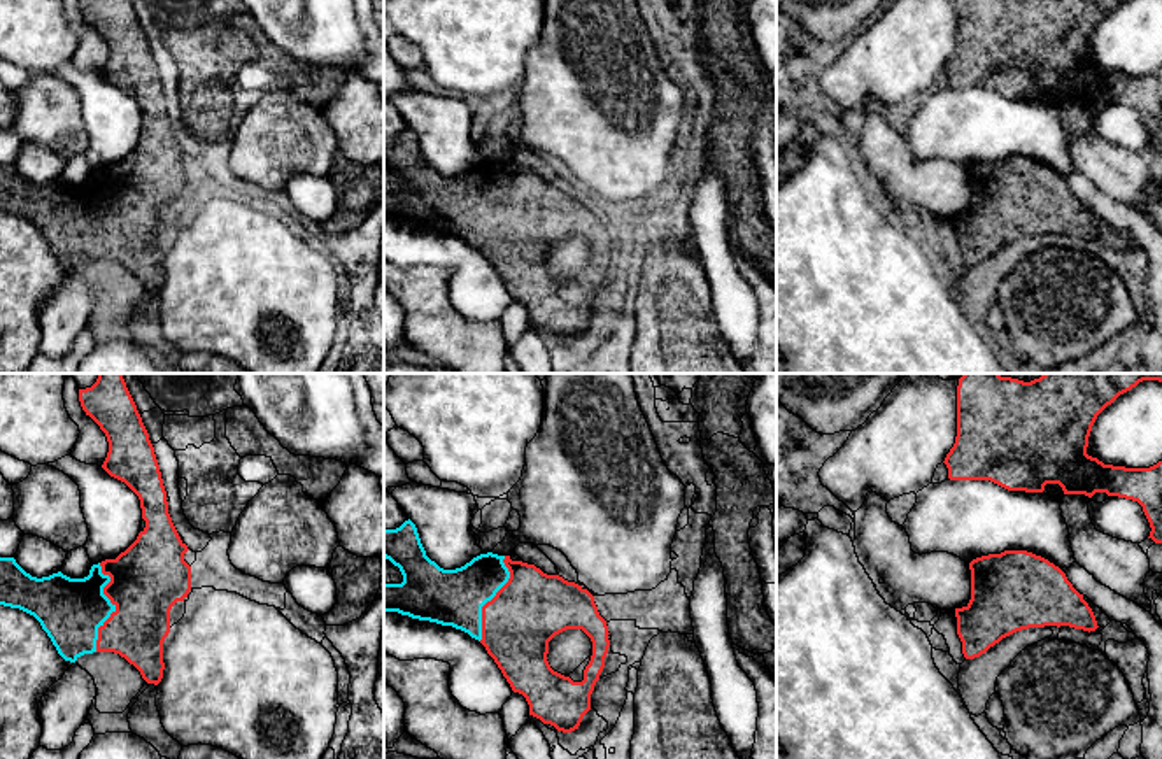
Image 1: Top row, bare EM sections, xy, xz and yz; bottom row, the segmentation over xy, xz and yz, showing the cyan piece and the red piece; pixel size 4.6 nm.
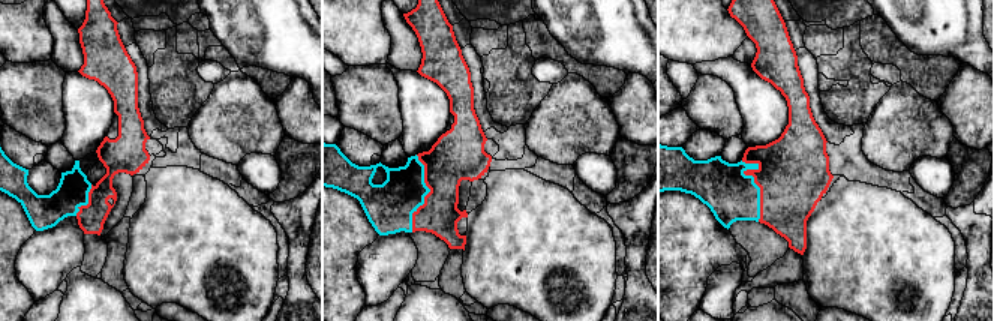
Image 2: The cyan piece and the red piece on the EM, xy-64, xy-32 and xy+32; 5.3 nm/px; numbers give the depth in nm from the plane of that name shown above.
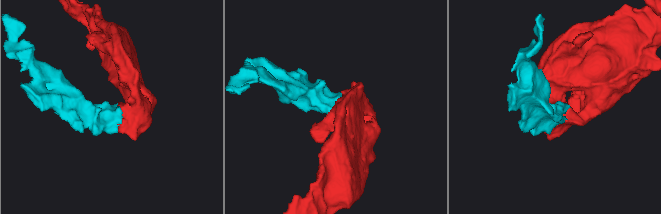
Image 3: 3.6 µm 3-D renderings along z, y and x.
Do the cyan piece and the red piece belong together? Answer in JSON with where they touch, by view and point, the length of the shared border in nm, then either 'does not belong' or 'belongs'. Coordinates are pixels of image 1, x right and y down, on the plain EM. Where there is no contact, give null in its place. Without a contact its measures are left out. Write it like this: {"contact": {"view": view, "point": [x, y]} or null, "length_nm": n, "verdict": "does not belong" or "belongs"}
{"contact": {"view": "xy", "point": [114, 214]}, "length_nm": 400, "verdict": "belongs"}

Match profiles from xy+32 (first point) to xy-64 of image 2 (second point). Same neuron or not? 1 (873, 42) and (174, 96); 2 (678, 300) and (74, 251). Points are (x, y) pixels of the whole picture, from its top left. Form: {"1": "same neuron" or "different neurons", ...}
{"1": "same neuron", "2": "different neurons"}

